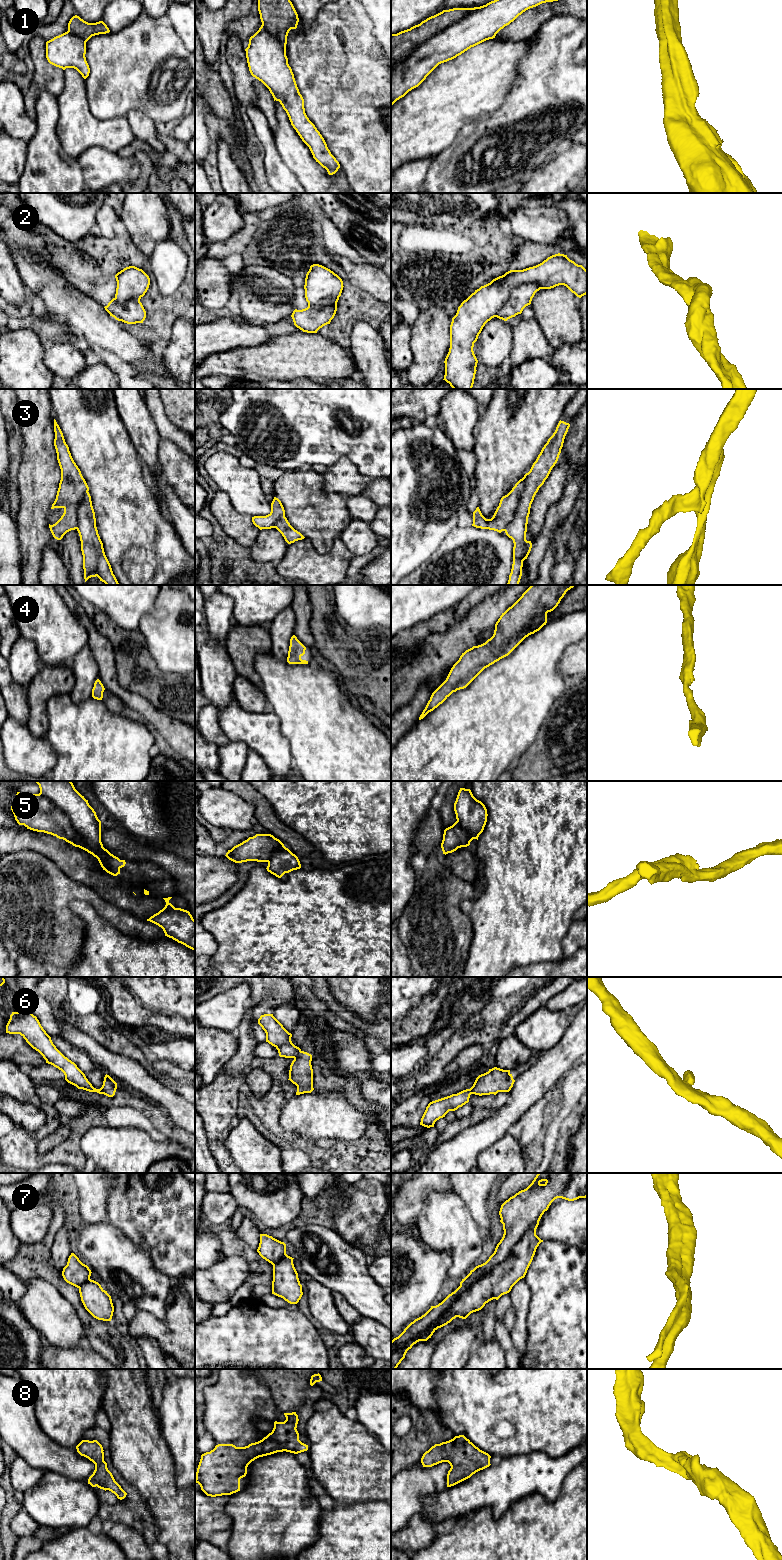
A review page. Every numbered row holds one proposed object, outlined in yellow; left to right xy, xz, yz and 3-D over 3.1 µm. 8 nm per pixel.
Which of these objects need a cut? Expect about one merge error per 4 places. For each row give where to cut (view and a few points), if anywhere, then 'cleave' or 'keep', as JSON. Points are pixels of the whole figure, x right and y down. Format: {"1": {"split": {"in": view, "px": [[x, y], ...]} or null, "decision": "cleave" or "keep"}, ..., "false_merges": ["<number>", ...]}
{"1": {"split": {"in": "yz", "px": [[477, 7], [430, 36], [391, 68]]}, "decision": "cleave"}, "2": {"split": null, "decision": "keep"}, "3": {"split": null, "decision": "keep"}, "4": {"split": null, "decision": "keep"}, "5": {"split": {"in": "xy", "px": [[39, 793], [46, 796], [69, 819], [81, 839], [79, 846]]}, "decision": "cleave"}, "6": {"split": {"in": "xz", "px": [[301, 1051], [294, 1058]]}, "decision": "cleave"}, "7": {"split": null, "decision": "keep"}, "8": {"split": null, "decision": "keep"}, "false_merges": ["1", "5", "6"]}

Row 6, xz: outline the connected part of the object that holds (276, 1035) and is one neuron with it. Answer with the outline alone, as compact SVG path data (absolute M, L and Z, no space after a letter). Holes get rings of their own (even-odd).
M273 1014L261 1015L258 1024L266 1033L266 1042L278 1050L280 1057L296 1058L299 1056L301 1049L292 1043L292 1034L283 1027Z

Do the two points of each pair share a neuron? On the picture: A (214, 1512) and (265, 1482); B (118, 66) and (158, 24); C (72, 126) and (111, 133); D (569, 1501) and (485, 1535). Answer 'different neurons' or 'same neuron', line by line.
A: different neurons
B: same neuron
C: same neuron
D: same neuron

